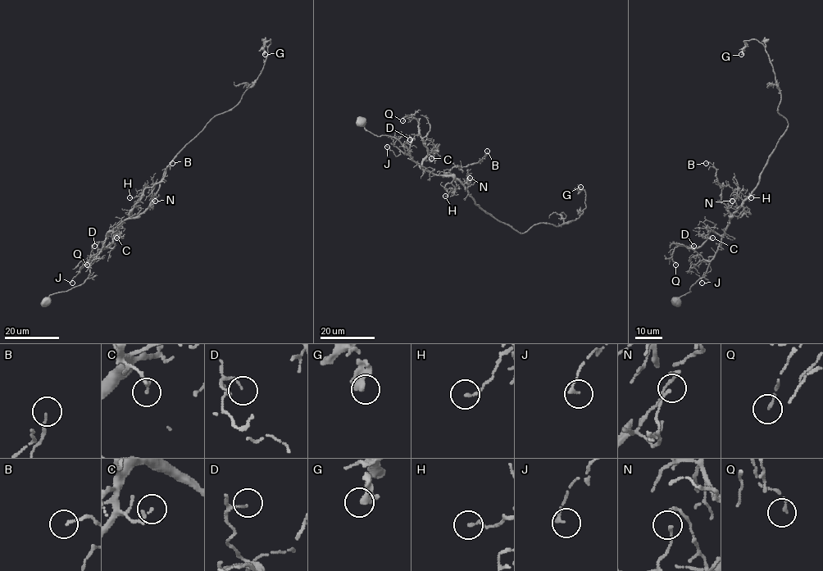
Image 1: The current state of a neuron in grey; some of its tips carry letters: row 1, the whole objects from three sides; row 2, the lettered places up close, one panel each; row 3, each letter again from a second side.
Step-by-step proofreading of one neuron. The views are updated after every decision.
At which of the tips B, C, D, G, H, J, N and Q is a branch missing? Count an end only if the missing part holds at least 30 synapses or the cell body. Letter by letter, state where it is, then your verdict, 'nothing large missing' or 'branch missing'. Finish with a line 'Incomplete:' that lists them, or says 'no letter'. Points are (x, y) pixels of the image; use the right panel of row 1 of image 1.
B: (706, 163) | nothing large missing
C: (712, 237) | nothing large missing
D: (693, 246) | nothing large missing
G: (741, 54) | nothing large missing
H: (751, 197) | nothing large missing
J: (702, 283) | nothing large missing
N: (732, 201) | nothing large missing
Q: (675, 265) | nothing large missing
Incomplete: no letter

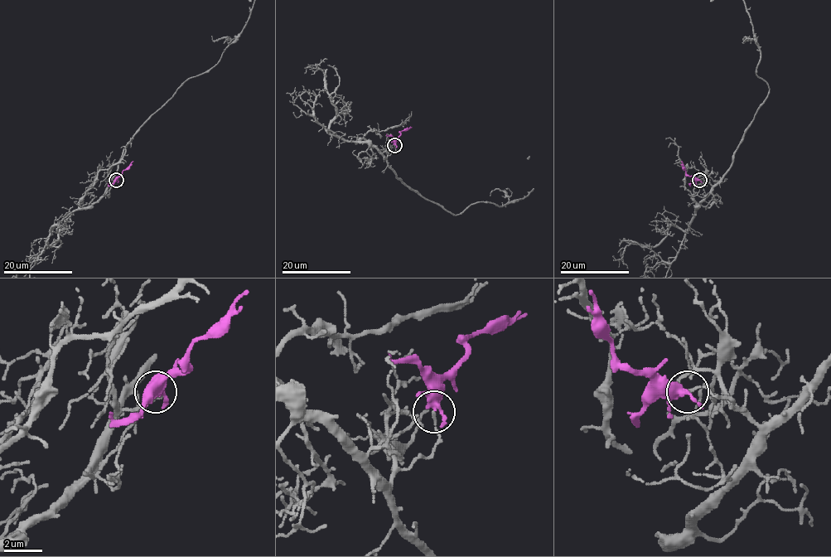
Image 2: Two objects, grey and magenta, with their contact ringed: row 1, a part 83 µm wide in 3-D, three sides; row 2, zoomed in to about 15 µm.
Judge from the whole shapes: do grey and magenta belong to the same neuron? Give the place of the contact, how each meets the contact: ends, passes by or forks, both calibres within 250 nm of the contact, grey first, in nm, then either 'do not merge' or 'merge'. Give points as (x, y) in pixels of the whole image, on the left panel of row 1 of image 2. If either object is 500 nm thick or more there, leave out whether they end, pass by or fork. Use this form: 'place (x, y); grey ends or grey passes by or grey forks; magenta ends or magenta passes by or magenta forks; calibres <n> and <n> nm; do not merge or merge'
place (116, 180); grey passes by; magenta forks; calibres 90 and 280 nm; do not merge

